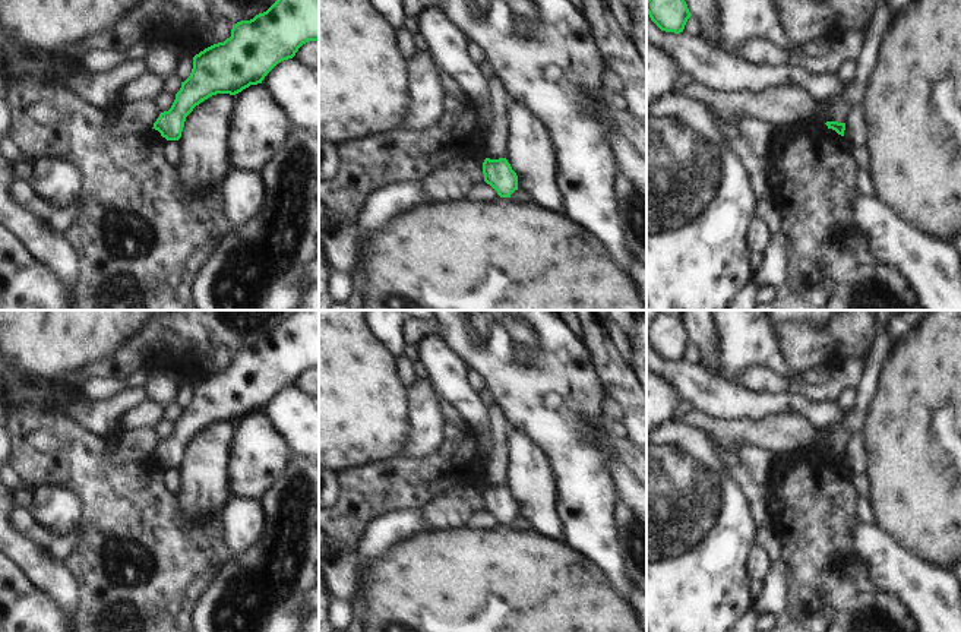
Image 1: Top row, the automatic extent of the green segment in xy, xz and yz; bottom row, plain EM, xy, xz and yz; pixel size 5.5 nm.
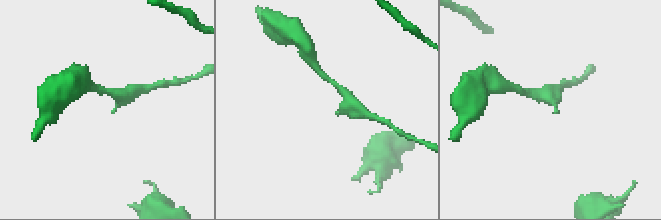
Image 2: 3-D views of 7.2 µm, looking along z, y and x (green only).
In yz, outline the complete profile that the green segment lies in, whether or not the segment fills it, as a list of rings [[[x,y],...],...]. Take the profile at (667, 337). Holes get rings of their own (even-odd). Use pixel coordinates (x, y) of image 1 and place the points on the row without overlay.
[[[658,313],[647,328],[647,341],[666,360],[680,361],[692,344],[682,317]]]

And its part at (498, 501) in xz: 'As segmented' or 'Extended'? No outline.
As segmented.

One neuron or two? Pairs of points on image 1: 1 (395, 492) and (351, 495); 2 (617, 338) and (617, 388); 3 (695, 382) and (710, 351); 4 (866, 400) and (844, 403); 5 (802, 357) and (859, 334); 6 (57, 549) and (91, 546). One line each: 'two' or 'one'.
1: one
2: two
3: two
4: two
5: one
6: two

